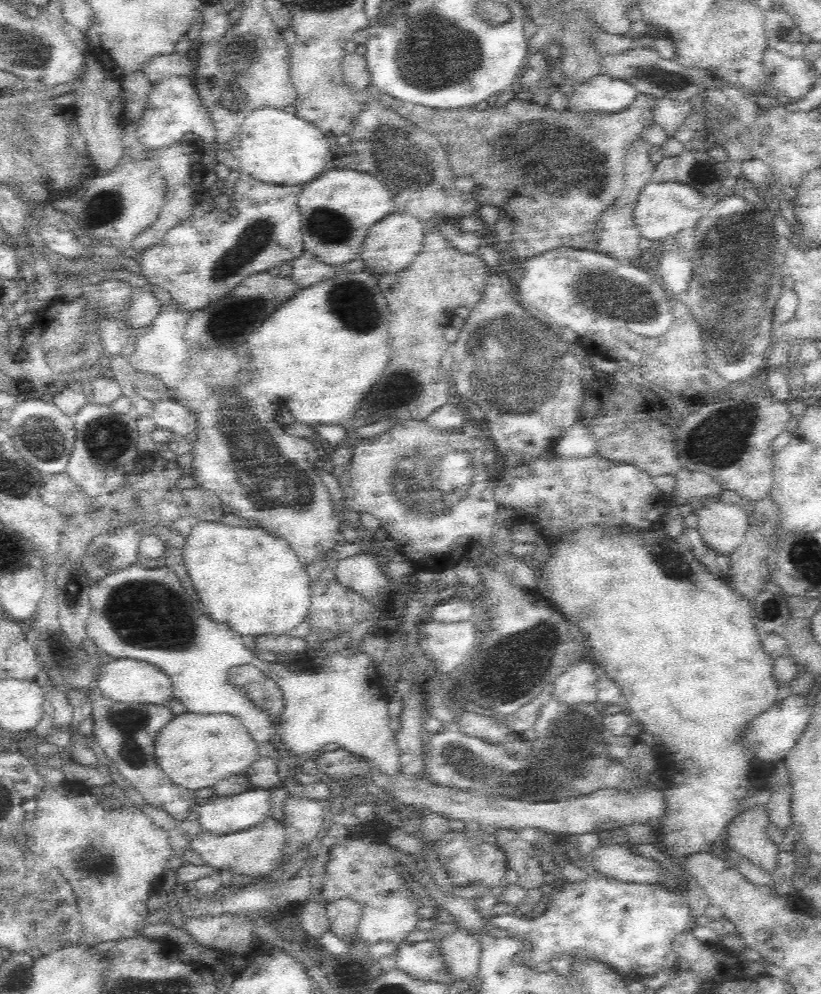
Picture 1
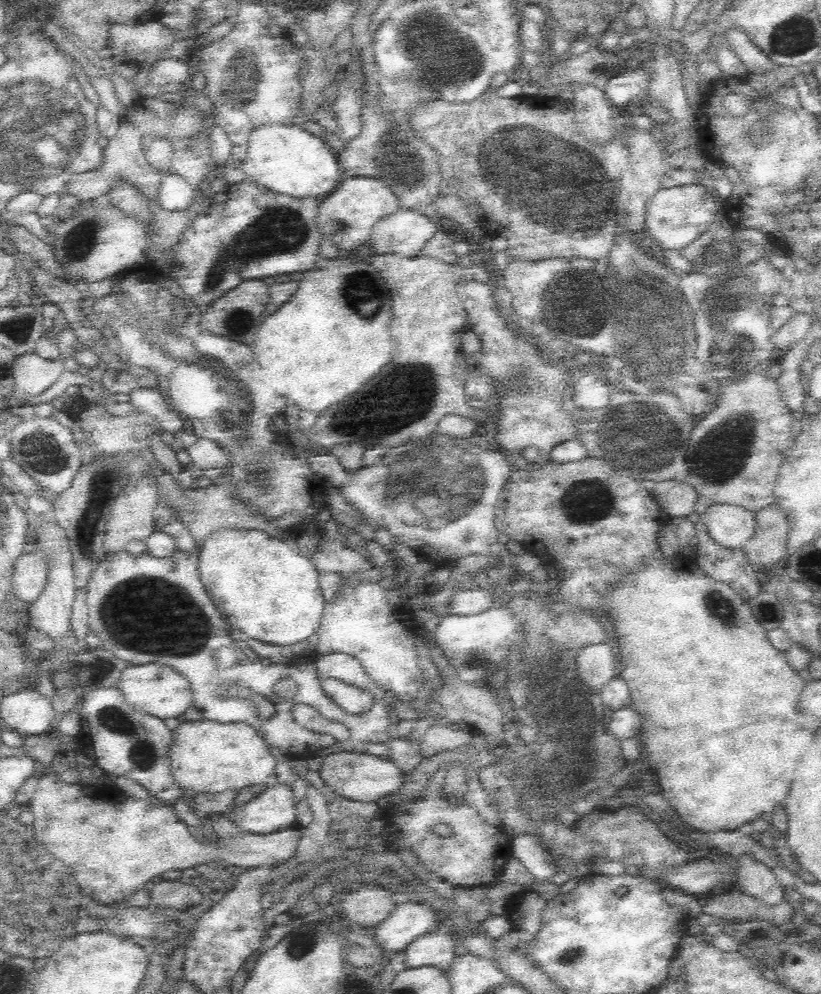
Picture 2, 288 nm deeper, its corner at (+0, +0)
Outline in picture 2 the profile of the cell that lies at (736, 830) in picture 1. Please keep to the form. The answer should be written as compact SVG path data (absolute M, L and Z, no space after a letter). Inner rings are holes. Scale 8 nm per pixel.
M742 856L736 860L734 886L744 894L758 898L766 906L776 906L782 902L786 888L776 882L776 874L770 866L754 860L752 856Z

